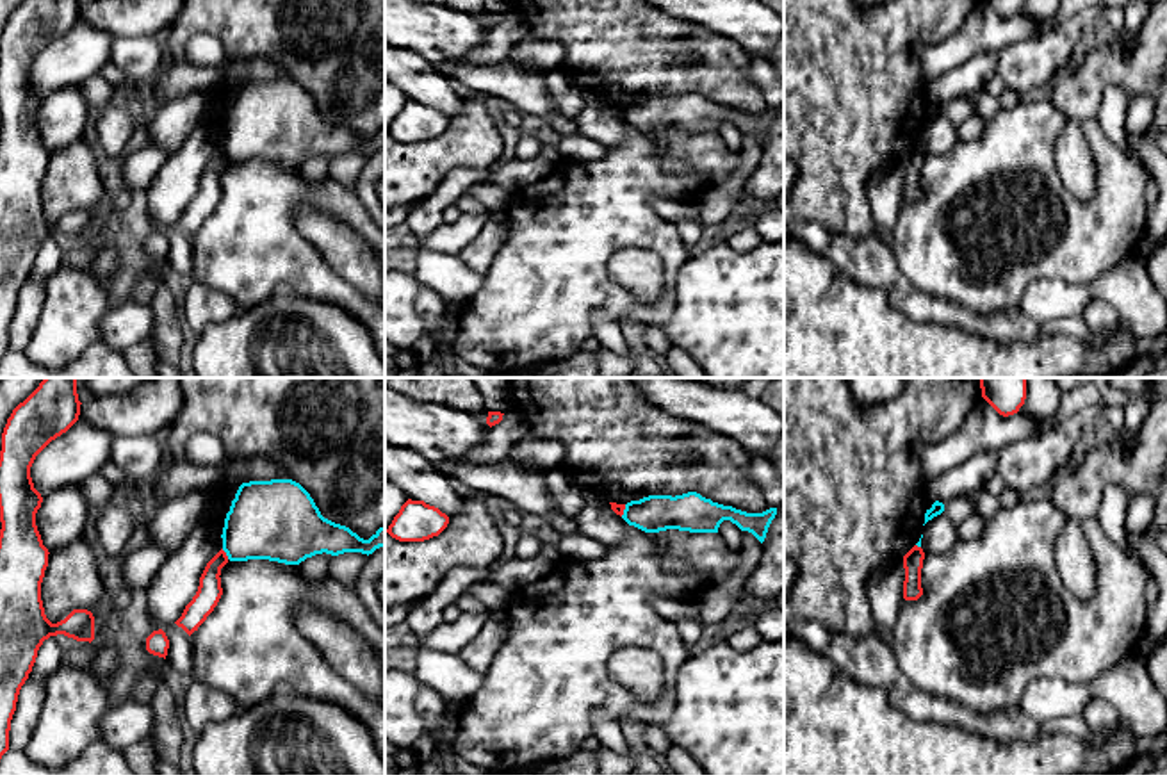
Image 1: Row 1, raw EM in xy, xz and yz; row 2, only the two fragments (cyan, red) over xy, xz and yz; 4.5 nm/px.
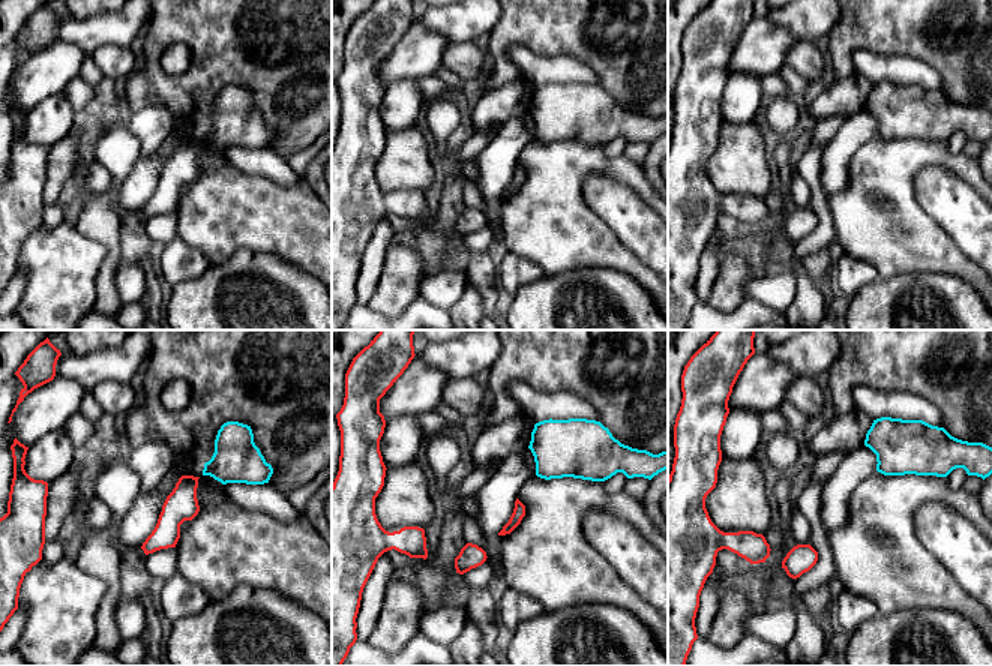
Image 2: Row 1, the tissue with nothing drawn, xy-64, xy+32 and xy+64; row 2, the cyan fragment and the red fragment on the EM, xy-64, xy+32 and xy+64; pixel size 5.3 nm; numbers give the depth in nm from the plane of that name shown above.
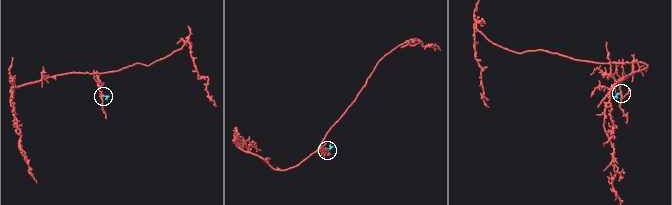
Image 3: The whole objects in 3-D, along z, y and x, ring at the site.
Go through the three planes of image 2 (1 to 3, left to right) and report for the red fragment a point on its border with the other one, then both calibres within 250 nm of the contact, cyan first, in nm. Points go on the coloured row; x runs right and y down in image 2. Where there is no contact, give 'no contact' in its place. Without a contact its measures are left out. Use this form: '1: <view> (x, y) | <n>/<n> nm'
1: no contact
2: no contact
3: no contact

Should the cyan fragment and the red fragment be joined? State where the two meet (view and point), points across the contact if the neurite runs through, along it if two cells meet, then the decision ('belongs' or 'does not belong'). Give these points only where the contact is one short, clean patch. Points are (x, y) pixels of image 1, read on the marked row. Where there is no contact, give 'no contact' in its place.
meets cyan in xy at (227, 554); does not belong

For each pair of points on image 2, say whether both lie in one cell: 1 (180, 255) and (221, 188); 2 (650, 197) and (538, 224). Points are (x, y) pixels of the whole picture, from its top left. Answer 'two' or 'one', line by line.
1: two
2: one

